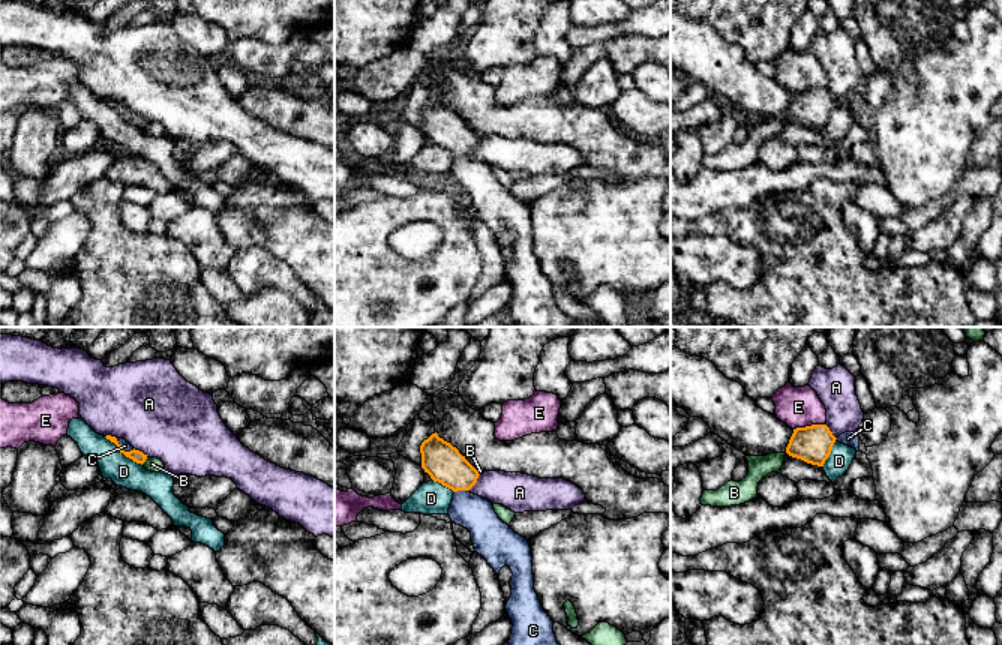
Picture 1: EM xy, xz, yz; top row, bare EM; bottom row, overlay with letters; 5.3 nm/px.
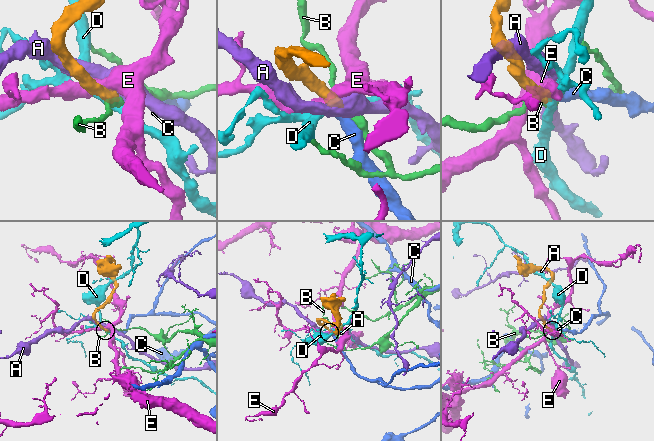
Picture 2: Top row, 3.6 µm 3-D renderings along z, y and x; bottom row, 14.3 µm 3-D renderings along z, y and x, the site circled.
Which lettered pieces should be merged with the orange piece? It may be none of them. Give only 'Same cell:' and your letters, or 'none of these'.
Same cell: C

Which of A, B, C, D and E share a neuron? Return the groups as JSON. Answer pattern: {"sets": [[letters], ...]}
{"sets": [["A"], ["B"], ["C"], ["D"], ["E"]]}

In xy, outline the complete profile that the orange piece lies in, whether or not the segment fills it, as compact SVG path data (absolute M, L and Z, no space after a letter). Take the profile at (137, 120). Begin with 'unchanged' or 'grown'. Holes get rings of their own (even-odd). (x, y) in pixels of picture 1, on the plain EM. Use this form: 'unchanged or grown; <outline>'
grown; M106 99L105 102L114 106L118 116L123 117L126 122L132 123L134 126L141 128L141 129L146 126L147 118L144 118L140 114L135 114L126 104L116 102L111 99Z

